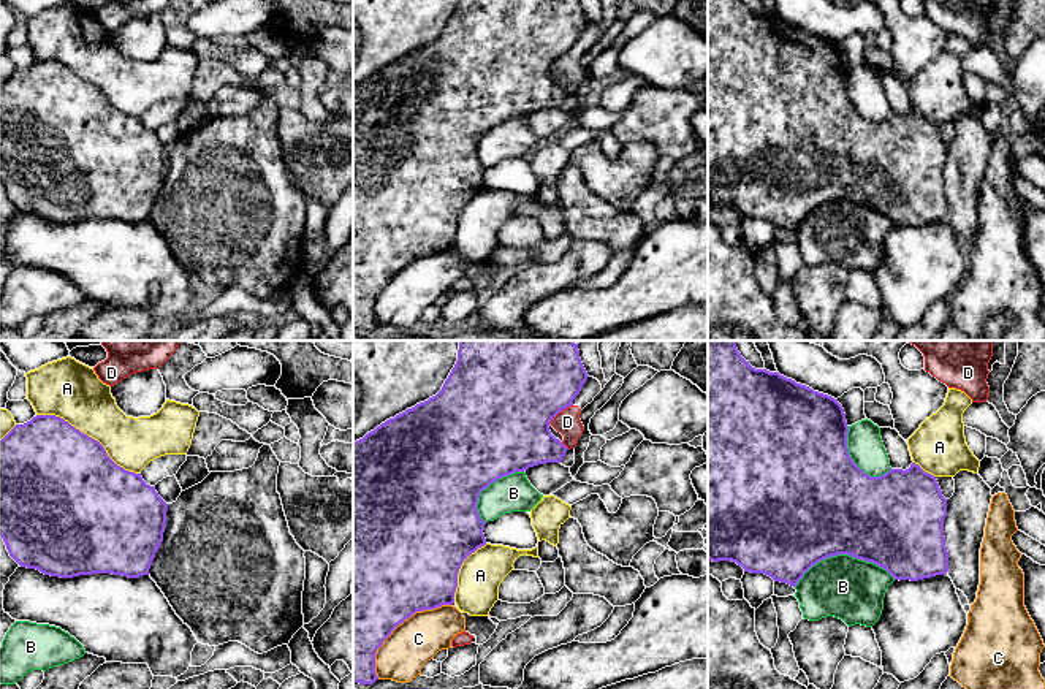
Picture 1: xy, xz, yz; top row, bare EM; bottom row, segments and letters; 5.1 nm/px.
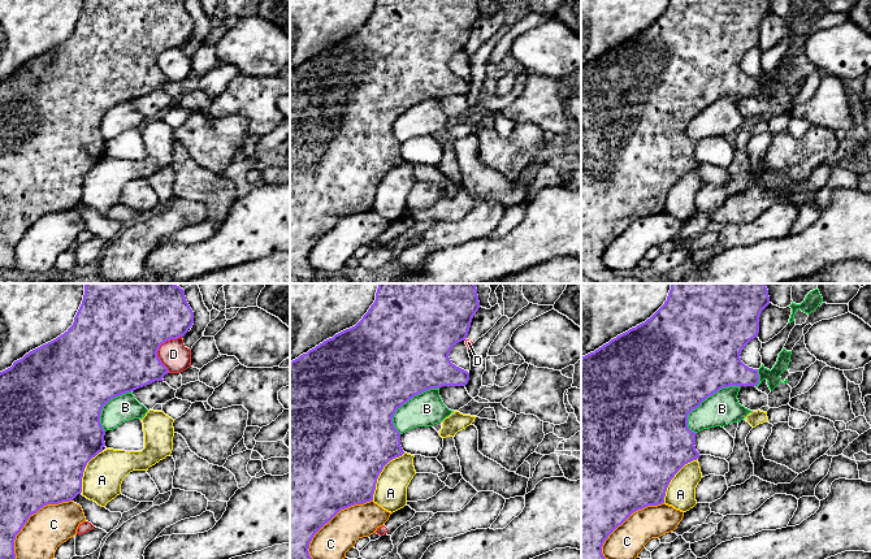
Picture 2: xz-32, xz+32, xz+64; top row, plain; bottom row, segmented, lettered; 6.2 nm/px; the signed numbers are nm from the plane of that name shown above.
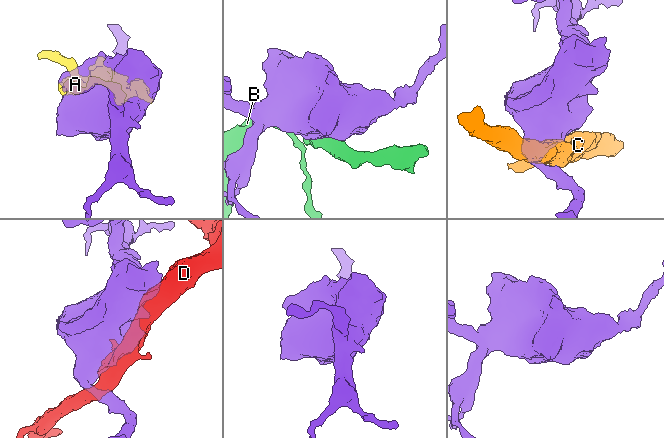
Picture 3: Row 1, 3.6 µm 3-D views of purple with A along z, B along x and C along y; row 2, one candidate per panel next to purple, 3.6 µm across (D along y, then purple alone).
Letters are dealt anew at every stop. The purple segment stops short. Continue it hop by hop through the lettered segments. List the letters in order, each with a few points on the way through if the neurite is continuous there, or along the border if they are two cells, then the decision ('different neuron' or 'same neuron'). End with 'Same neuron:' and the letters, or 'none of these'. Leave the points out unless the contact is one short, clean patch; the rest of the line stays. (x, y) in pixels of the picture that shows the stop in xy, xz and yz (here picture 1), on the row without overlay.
A: different neuron
B: different neuron
C: different neuron
D: along xz (572, 49), (564, 53), (548, 68) | different neuron
Same neuron: none of these

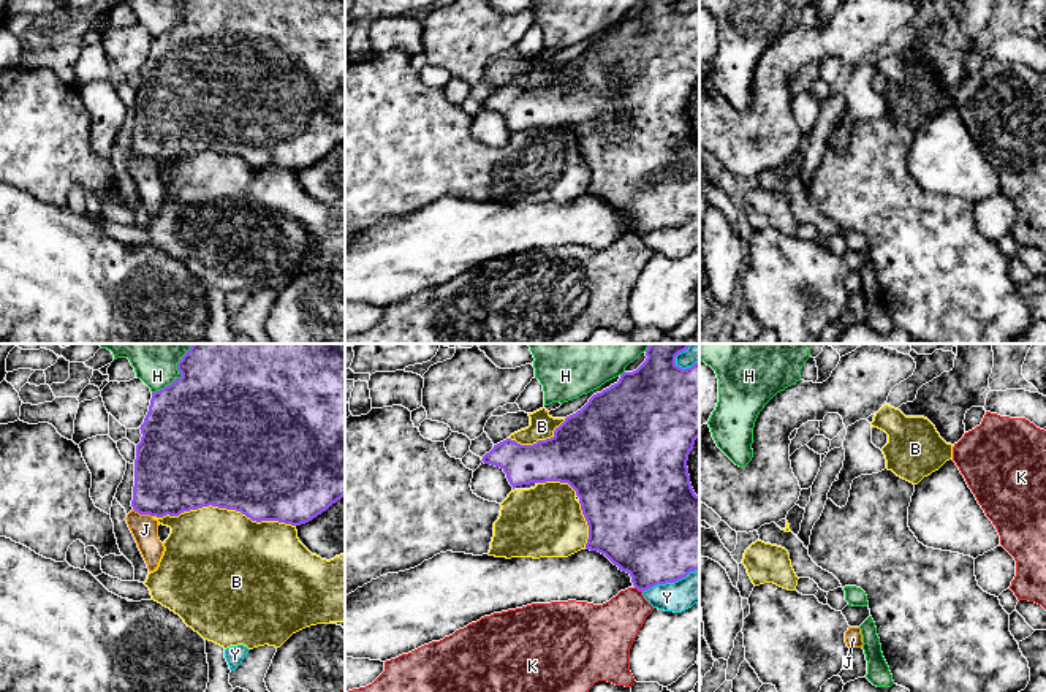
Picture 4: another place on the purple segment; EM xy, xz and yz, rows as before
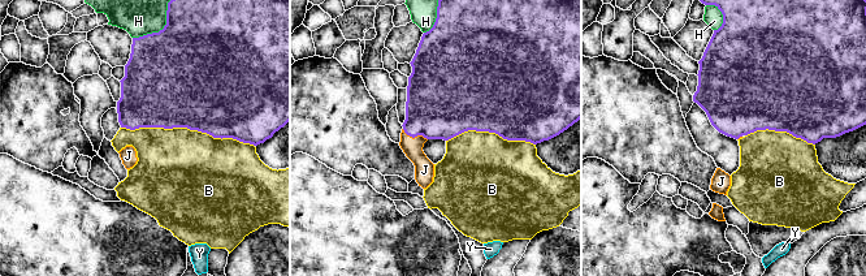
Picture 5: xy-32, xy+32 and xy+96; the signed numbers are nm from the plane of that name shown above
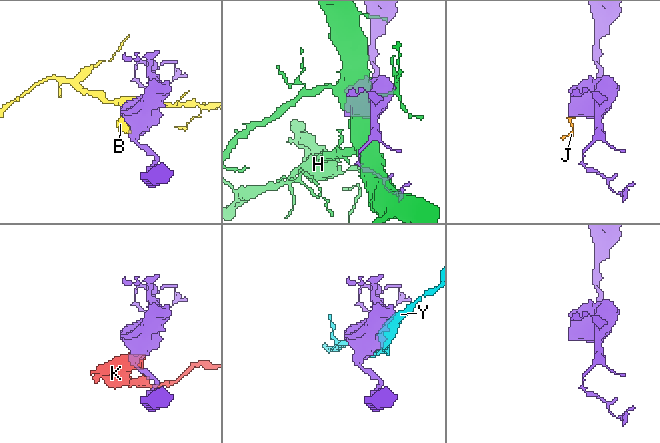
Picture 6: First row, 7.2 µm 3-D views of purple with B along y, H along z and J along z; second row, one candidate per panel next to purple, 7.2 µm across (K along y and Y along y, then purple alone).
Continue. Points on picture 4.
B: different neuron
H: different neuron
J: across xy (173, 121), (147, 146), (143, 159), (144, 174) | same neuron
K: different neuron
Y: different neuron
Same neuron: J

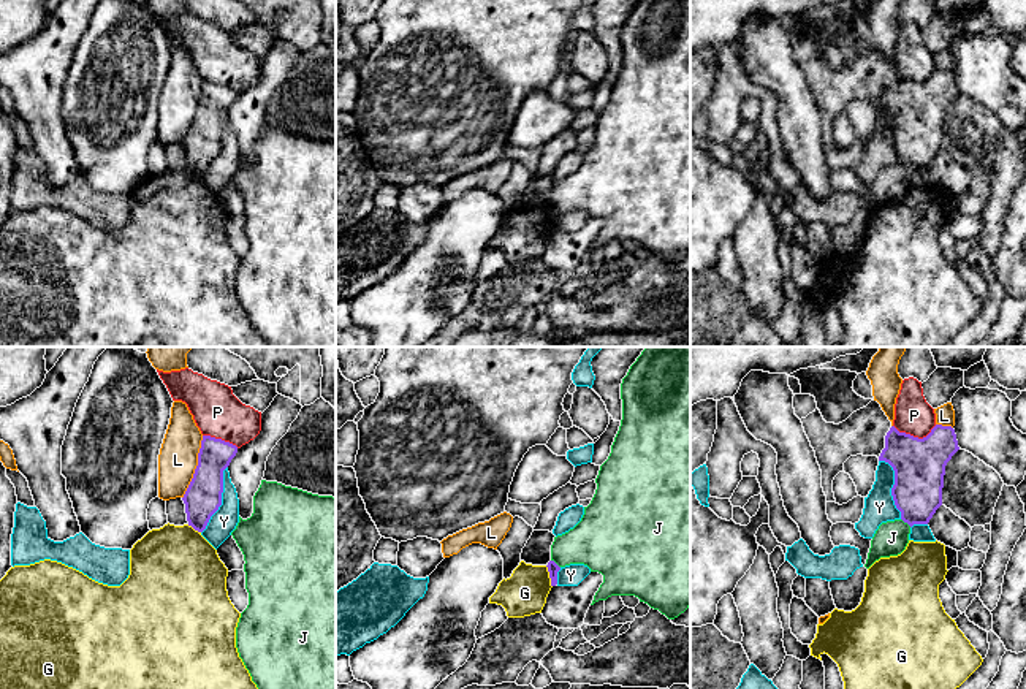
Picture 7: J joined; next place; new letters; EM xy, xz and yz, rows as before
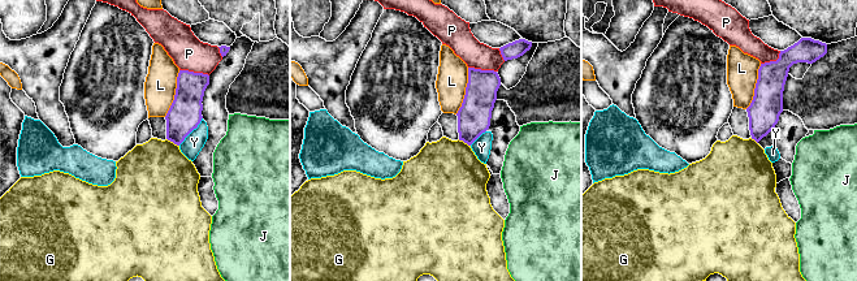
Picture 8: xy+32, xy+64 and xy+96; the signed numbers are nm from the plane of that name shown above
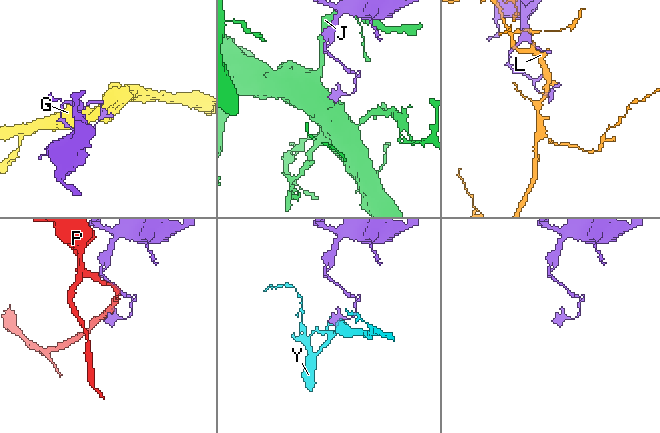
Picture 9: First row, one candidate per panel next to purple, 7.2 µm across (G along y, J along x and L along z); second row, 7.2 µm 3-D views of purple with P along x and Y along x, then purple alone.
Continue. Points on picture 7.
G: along xz (545, 211), (551, 232) | different neuron
J: different neuron
L: different neuron
P: different neuron
Y: along xy (227, 111), (224, 116), (222, 149), (201, 178) | different neuron
Same neuron: none of these

